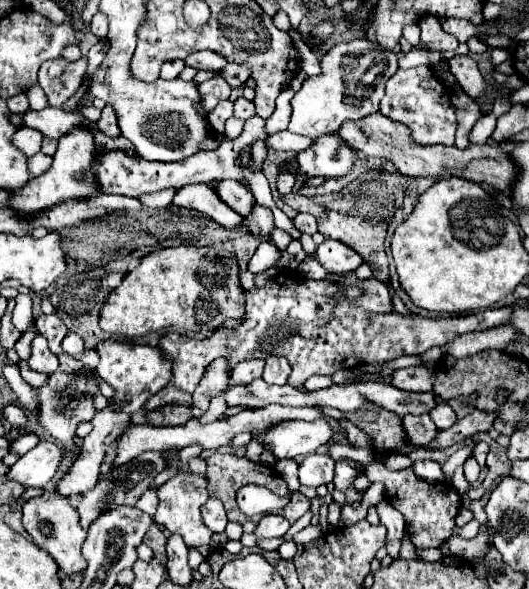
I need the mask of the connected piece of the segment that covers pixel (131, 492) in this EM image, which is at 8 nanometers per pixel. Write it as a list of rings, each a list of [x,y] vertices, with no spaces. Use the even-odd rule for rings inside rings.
[[[143,452],[141,456],[133,458],[129,464],[115,466],[111,472],[103,474],[93,490],[81,494],[79,498],[69,500],[69,502],[73,502],[73,506],[79,512],[81,528],[89,530],[89,524],[99,516],[99,512],[109,510],[109,506],[135,506],[135,502],[141,498],[143,492],[147,492],[149,484],[153,482],[153,478],[159,472],[163,472],[163,468],[165,468],[165,460],[163,460],[161,452]]]

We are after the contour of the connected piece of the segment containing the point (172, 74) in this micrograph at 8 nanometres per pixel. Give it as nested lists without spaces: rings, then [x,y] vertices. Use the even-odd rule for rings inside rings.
[[[171,60],[171,62],[165,62],[163,66],[161,66],[161,78],[177,78],[179,76],[179,72],[185,68],[185,64],[183,64],[183,60]]]

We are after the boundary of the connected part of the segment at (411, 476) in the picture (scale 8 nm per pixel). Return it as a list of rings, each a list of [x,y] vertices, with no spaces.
[[[344,460],[344,462],[352,467],[362,466],[363,475],[369,478],[371,482],[381,480],[387,486],[385,500],[405,516],[407,524],[411,526],[411,542],[415,546],[419,546],[419,548],[439,548],[441,542],[451,538],[453,528],[455,528],[455,516],[461,508],[461,496],[457,494],[455,486],[451,482],[429,484],[429,482],[417,478],[413,468],[405,468],[401,472],[391,472],[383,466],[383,462],[371,462],[367,465],[352,460]]]

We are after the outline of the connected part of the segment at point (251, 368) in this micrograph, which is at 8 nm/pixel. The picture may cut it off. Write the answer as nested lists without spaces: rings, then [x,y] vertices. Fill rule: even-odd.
[[[243,360],[231,372],[231,386],[249,384],[251,380],[259,378],[263,374],[263,366],[265,366],[265,360]]]

